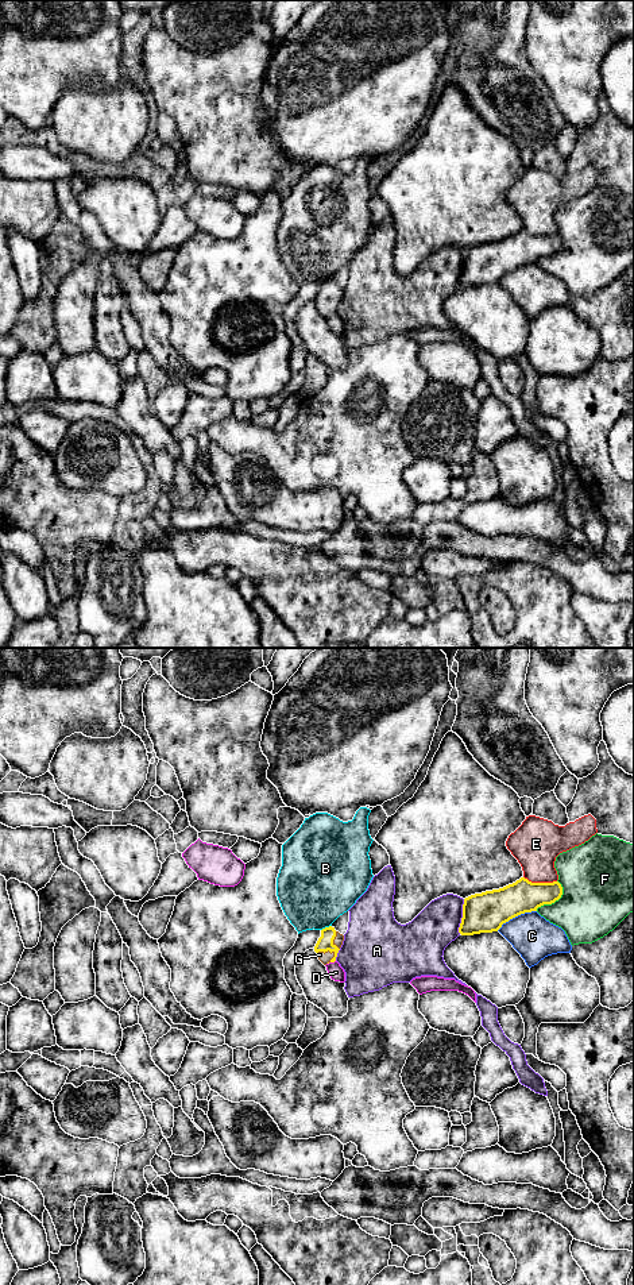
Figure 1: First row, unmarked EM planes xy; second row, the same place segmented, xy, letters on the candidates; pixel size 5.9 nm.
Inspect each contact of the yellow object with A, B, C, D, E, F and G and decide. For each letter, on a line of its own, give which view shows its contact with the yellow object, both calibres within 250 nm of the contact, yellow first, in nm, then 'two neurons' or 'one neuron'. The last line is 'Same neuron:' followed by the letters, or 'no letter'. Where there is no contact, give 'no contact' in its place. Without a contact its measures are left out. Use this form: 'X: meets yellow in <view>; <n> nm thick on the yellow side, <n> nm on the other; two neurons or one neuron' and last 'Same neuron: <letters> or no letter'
A: meets yellow in xy; 240 nm thick on the yellow side, 260 nm on the other; two neurons
B: meets yellow in xy; 100 nm thick on the yellow side, 460 nm on the other; two neurons
C: meets yellow in xy; 240 nm thick on the yellow side, 260 nm on the other; two neurons
D: meets yellow in xy; 100 nm thick on the yellow side, 90 nm on the other; two neurons
E: meets yellow in xy; 190 nm thick on the yellow side, 280 nm on the other; two neurons
F: meets yellow in xy; 190 nm thick on the yellow side, 420 nm on the other; two neurons
G: meets yellow in xy; 100 nm thick on the yellow side, 70 nm on the other; one neuron
Same neuron: G

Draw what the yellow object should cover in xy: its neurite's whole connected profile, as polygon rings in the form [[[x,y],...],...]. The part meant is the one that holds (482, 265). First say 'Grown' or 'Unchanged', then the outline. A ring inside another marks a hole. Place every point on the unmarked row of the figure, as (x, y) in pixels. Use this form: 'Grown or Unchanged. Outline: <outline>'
Unchanged. Outline: [[[525,229],[499,242],[471,247],[464,251],[459,285],[473,288],[498,283],[510,271],[552,256],[561,247],[563,239],[558,234],[531,235]]]

